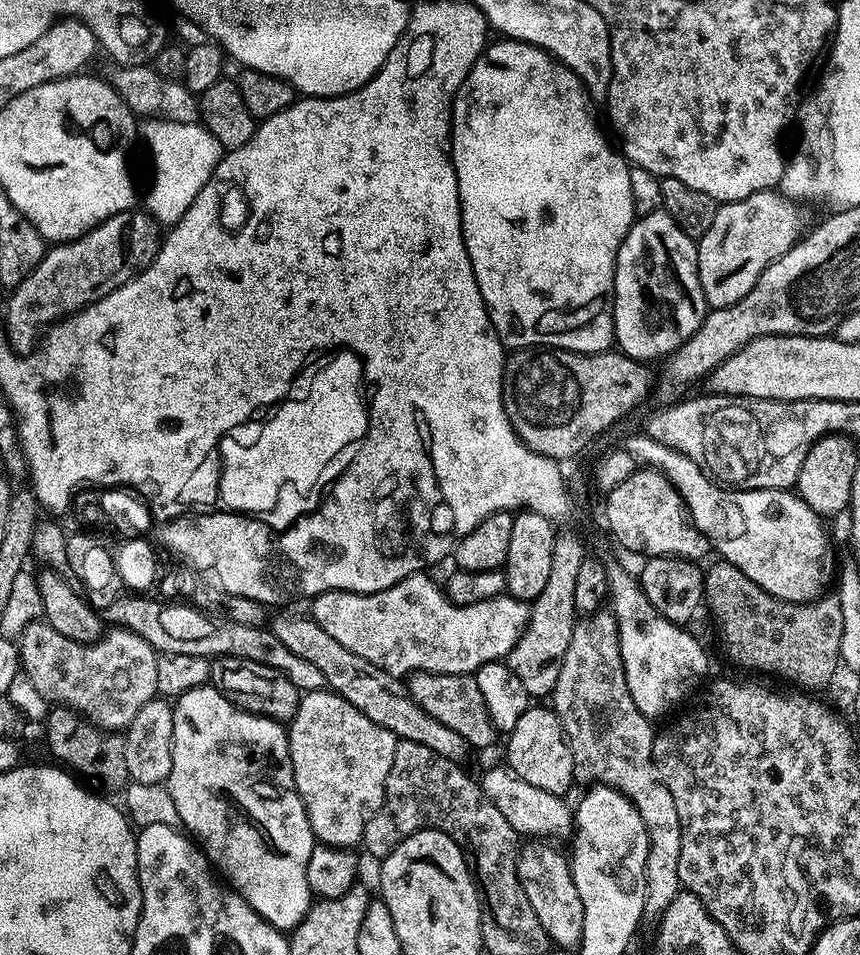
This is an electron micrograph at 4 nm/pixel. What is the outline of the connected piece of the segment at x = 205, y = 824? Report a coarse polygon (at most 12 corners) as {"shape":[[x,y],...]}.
{"shape":[[175,697],[166,787],[267,924],[314,903],[285,725]]}

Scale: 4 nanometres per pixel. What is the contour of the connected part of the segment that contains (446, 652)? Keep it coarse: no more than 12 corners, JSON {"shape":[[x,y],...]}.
{"shape":[[424,572],[324,592],[311,619],[401,678],[503,661],[530,611],[451,604]]}

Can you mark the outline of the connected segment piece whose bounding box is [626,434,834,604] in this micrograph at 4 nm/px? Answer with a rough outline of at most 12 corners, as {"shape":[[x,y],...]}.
{"shape":[[632,436],[692,524],[779,600],[825,595],[825,521],[786,488],[729,490]]}

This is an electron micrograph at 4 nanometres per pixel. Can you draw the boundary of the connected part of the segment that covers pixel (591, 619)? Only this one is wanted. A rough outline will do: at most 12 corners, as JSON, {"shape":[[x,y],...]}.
{"shape":[[616,617],[577,619],[551,707],[574,781],[648,831],[644,914],[682,891],[678,806],[630,698]]}

